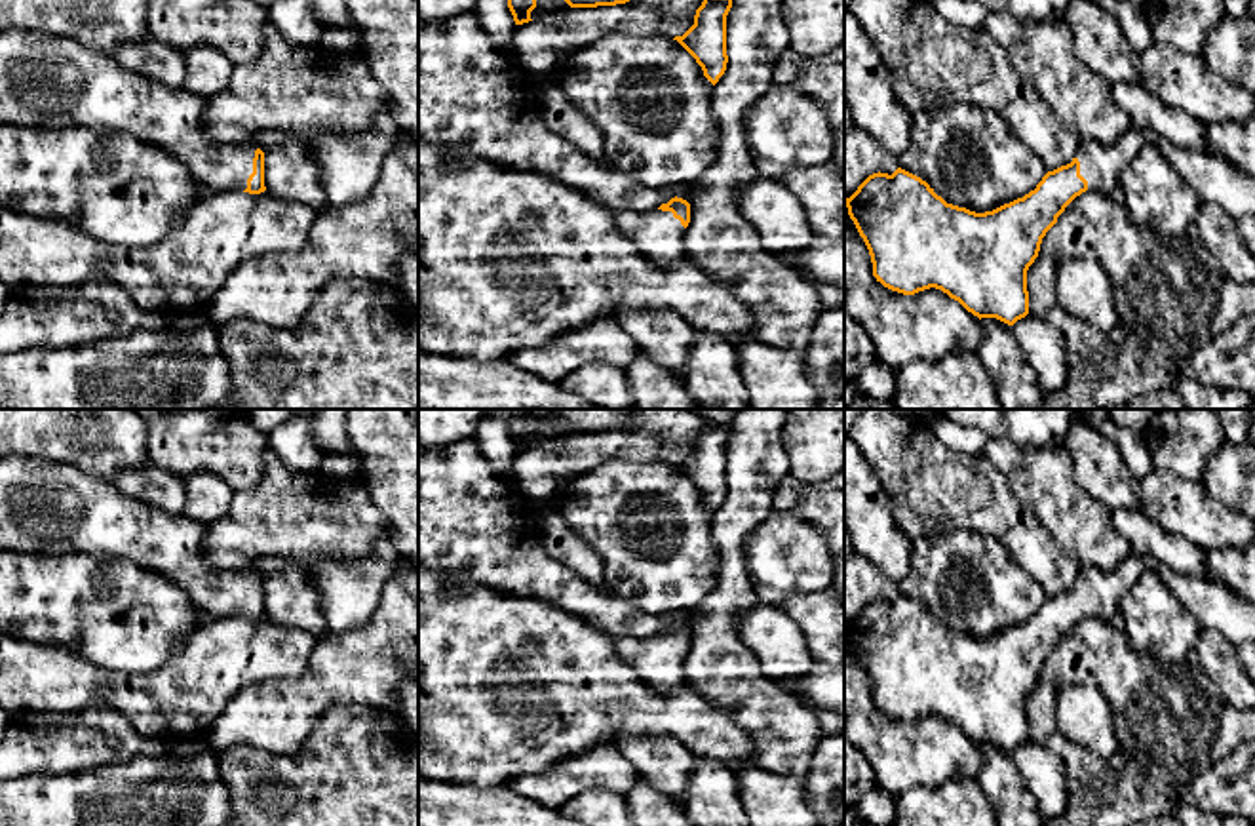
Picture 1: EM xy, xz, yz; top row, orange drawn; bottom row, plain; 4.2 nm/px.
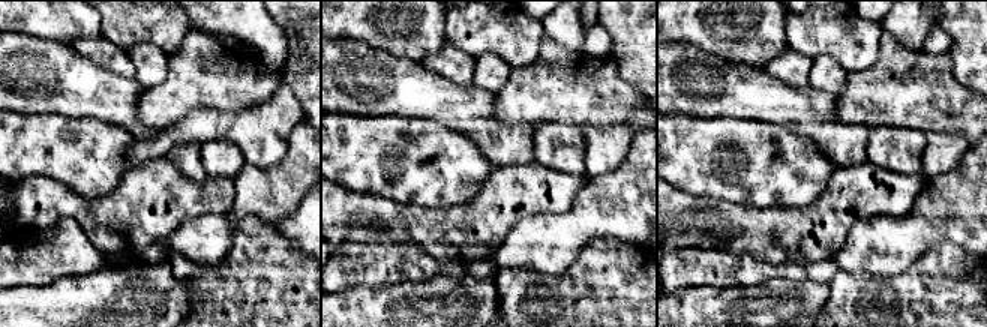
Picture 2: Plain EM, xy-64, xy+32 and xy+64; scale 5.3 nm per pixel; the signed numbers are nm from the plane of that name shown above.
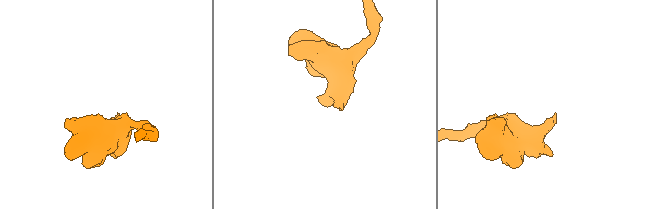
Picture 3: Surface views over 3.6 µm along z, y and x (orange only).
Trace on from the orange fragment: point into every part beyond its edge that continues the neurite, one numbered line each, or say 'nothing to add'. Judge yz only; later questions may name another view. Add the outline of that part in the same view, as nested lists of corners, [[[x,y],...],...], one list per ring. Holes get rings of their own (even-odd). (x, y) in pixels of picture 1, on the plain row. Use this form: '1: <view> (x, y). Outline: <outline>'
1: yz (1216, 608). Outline: [[[1131,552],[1118,571],[1080,567],[1076,586],[1088,617],[1112,620],[1118,603],[1143,571],[1156,571],[1202,630],[1223,636],[1234,647],[1255,641],[1255,605],[1225,584],[1179,575],[1147,554]]]

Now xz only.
1: xz (658, 661). Outline: [[[616,638],[614,649],[652,689],[669,693],[686,685],[686,655],[671,638]]]

